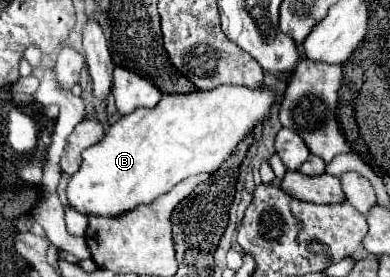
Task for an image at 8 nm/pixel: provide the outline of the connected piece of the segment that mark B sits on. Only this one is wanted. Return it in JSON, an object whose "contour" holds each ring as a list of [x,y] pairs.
{"contour":[[[218,85],[216,89],[210,89],[210,91],[192,91],[192,93],[186,93],[186,95],[164,95],[162,101],[154,107],[154,109],[136,109],[132,111],[130,115],[124,115],[120,121],[116,121],[108,133],[104,135],[104,139],[100,143],[96,143],[94,147],[86,149],[82,153],[82,167],[78,173],[72,175],[70,183],[68,183],[68,205],[76,207],[80,213],[90,213],[90,215],[106,215],[106,217],[114,217],[114,215],[120,215],[122,211],[130,211],[138,205],[146,205],[150,201],[154,201],[158,195],[164,195],[166,191],[170,191],[170,187],[174,187],[178,181],[190,177],[190,175],[198,175],[198,173],[214,173],[238,147],[238,143],[242,143],[250,133],[252,129],[256,129],[260,123],[268,121],[270,119],[270,111],[272,111],[272,105],[280,101],[278,99],[278,93],[272,89],[272,87],[266,87],[266,85],[260,85],[260,87],[246,87],[246,85]]]}

